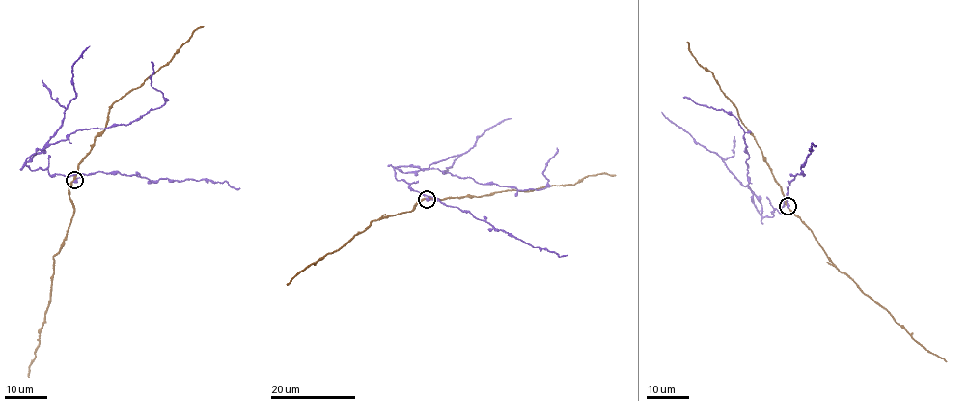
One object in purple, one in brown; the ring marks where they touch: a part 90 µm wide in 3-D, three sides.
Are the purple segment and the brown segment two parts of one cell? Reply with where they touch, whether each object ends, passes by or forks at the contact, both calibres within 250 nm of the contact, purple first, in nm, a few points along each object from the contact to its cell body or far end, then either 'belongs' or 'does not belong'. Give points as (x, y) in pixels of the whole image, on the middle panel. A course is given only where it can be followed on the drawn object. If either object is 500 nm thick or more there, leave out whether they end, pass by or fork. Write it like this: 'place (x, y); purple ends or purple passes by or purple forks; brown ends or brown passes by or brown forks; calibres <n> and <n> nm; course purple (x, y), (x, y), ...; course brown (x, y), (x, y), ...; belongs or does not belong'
place (427, 199); calibres 550 and 280 nm; course purple (428, 198), (437, 199), (412, 190), (395, 168), (438, 168), (480, 184), (539, 189), (556, 148); course brown (428, 198), (418, 202), (412, 210), (372, 221), (348, 243), (304, 270), (287, 285); does not belong

